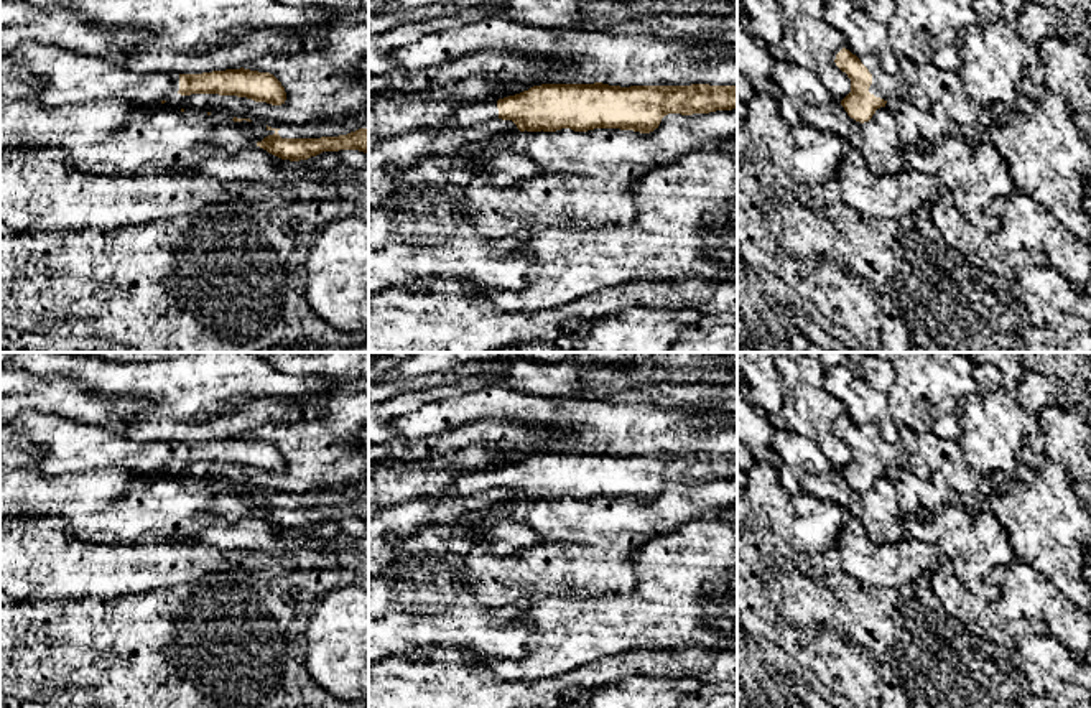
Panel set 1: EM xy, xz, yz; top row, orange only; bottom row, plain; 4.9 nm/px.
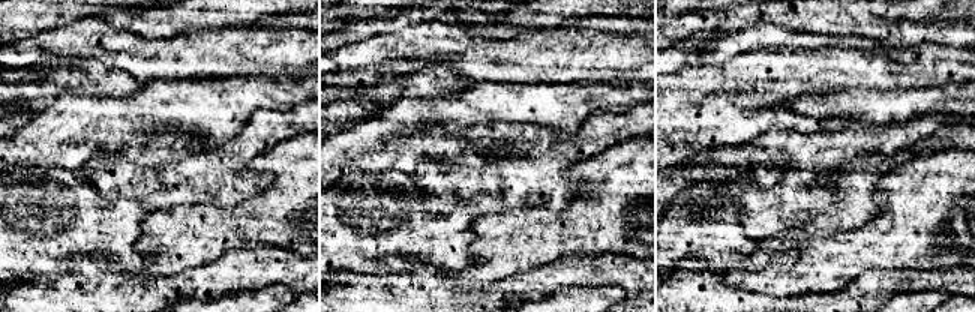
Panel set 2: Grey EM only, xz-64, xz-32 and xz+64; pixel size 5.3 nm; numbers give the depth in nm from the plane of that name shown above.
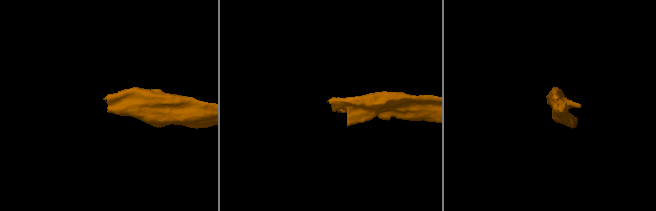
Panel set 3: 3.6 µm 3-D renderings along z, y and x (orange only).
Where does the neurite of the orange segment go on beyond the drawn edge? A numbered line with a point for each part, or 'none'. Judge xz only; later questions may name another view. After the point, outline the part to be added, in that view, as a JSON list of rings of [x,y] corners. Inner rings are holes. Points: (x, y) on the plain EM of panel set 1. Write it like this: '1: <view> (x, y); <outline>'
1: xz (466, 483); [[[477,469],[456,473],[448,484],[448,499],[471,497],[499,487],[497,469]]]

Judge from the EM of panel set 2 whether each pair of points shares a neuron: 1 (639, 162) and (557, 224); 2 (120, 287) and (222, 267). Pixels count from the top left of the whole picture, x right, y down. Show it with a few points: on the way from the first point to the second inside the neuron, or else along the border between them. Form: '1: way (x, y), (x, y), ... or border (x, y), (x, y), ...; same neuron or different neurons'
1: way (618, 183), (578, 221); same neuron
2: way (146, 290), (173, 290), (197, 282); same neuron

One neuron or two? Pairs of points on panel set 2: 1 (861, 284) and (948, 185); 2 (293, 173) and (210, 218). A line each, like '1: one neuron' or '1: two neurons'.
1: two neurons
2: one neuron

